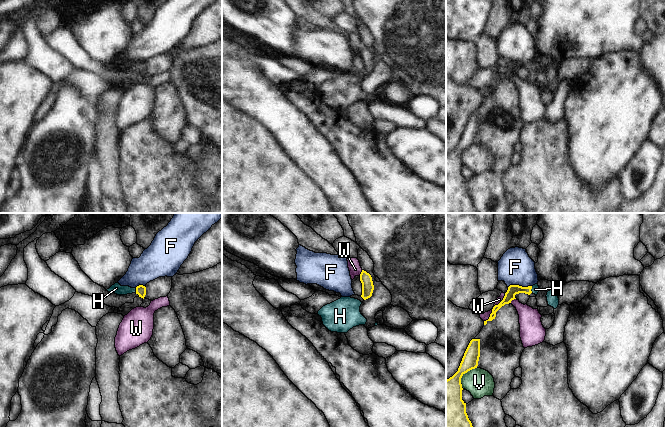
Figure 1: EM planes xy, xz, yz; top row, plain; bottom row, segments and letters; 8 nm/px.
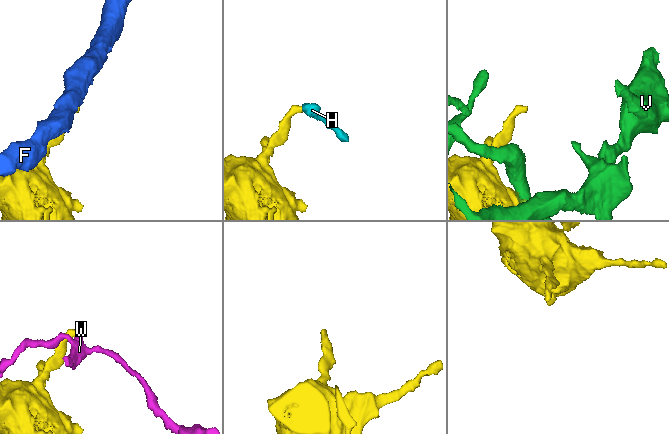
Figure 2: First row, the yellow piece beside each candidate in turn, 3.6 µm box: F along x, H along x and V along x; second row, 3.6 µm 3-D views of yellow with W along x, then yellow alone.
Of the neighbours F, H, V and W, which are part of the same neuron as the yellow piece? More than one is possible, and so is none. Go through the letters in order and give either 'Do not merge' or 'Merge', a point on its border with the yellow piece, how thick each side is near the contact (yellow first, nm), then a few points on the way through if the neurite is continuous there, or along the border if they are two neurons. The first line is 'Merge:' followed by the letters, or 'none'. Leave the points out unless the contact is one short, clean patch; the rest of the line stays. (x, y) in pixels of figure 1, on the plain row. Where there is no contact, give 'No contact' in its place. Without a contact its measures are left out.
Merge: H
F: Do not merge. Touches yellow at yz (519, 62). Thickness 80 nm (yellow) against 280 nm. Boundary: yz (531, 61), (510, 61), (508, 63)
H: Merge. Touches yellow at yz (531, 64). Thickness 80 nm (yellow) against 60 nm. Path across: yz (512, 66), (531, 64), (535, 64)
V: Do not merge. Touches yellow at yz (462, 151). Thickness 260 nm (yellow) against 220 nm
W: Do not merge. Touches yellow at yz (493, 83). Thickness 80 nm (yellow) against 50 nm. Boundary: yz (505, 69), (504, 73), (493, 83), (490, 92), (484, 97)

